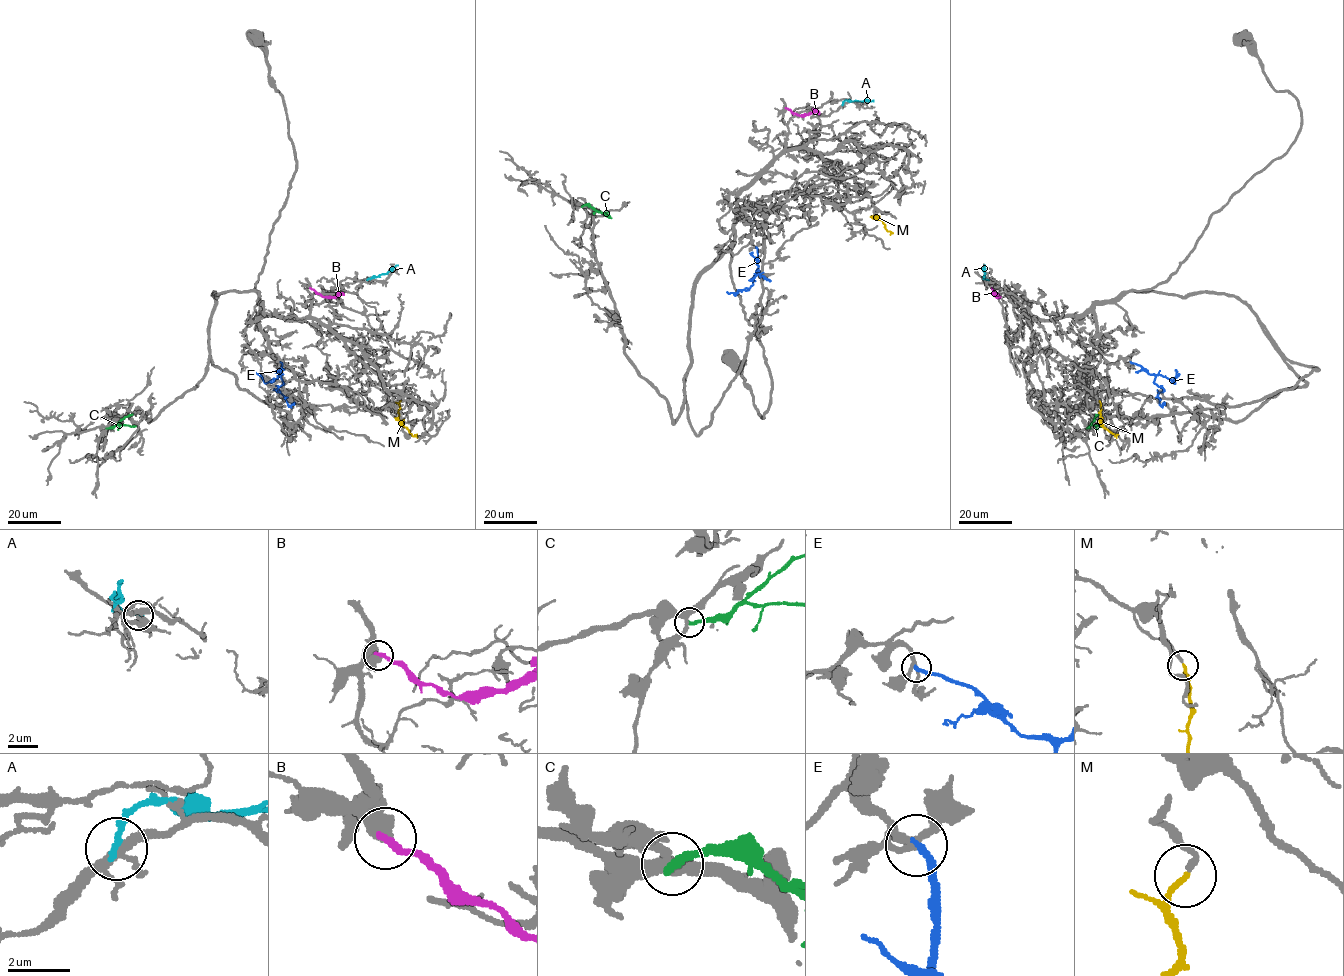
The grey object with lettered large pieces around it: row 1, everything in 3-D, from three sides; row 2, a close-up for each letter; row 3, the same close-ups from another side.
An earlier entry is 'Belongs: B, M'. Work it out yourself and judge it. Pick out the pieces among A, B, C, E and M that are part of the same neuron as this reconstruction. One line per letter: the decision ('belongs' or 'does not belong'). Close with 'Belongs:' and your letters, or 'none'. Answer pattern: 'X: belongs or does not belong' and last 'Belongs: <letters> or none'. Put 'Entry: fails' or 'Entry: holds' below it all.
A: does not belong
B: does not belong
C: does not belong
E: belongs
M: belongs
Belongs: E, M
Entry: fails

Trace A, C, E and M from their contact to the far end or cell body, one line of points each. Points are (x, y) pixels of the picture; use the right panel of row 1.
A: (988, 280), (984, 278), (984, 265)
C: (1089, 428), (1091, 424), (1101, 426)
E: (1130, 362), (1155, 376), (1154, 382), (1163, 390), (1157, 396), (1159, 404), (1162, 406), (1164, 402)
M: (1099, 401), (1100, 423), (1116, 438)

